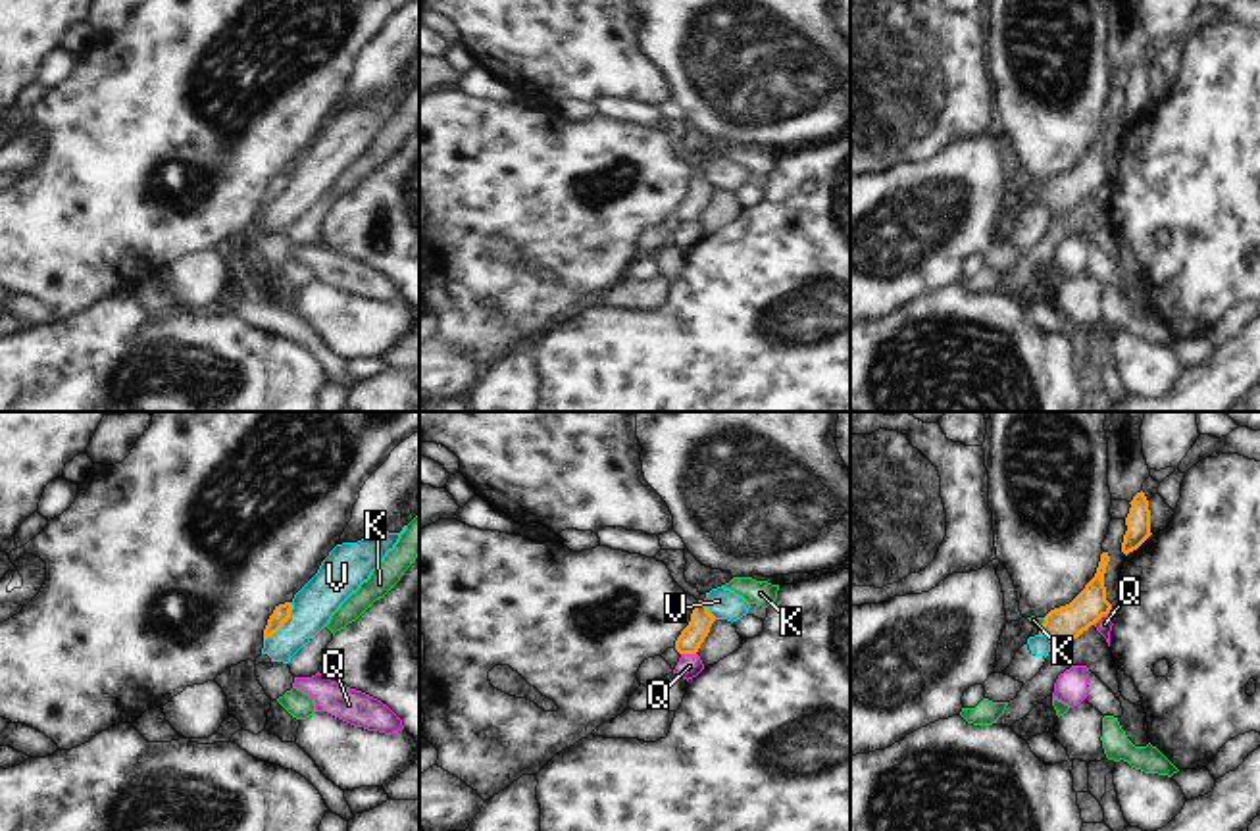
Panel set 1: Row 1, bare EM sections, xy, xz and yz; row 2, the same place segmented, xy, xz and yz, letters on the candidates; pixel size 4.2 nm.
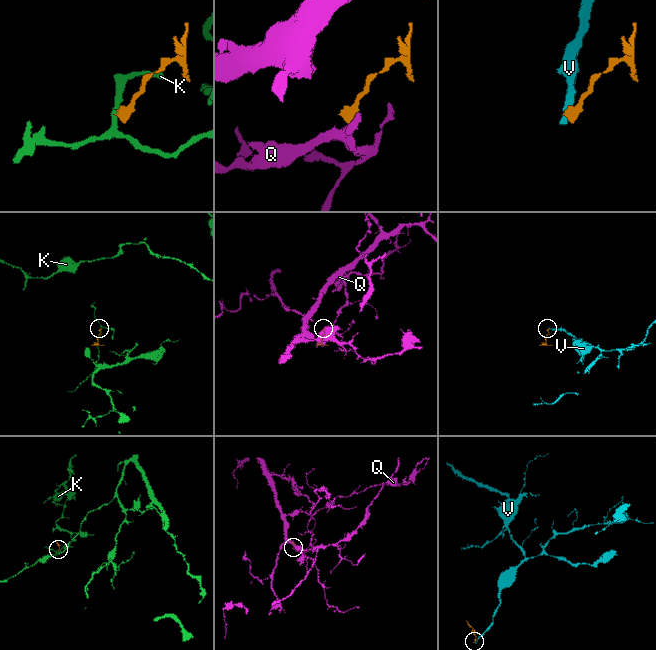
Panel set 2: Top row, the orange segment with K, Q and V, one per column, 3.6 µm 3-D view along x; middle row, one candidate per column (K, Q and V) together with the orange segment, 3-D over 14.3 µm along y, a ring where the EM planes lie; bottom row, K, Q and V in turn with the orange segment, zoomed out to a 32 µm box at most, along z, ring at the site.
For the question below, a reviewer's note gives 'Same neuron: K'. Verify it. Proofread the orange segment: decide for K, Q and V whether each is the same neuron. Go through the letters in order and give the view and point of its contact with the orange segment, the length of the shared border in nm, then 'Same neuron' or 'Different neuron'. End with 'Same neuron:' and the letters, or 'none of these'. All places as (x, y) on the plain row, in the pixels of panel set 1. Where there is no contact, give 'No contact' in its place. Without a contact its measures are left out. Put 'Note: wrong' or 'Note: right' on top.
Note: right
K: Touches orange at yz (1043, 193). Shared border 50 nm. Same neuron
Q: Touches orange at xz (689, 222). Shared border 60 nm. Different neuron
V: Touches orange at xy (283, 191). Shared border 200 nm. Different neuron
Same neuron: K

